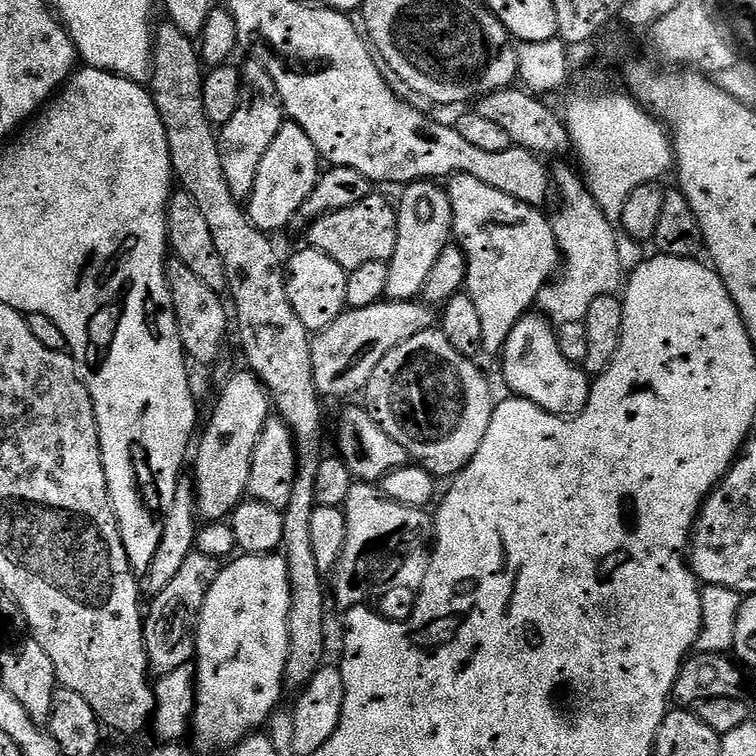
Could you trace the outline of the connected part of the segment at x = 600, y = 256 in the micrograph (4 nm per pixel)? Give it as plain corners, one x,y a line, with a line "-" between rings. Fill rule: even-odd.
558,160
550,170
550,180
553,187
558,190
560,200
560,213
553,215
552,229
554,230
555,240
558,242
562,257
561,274
552,282
544,284
542,290
536,296
537,309
555,325
565,324
566,322
584,321
586,314
589,313
590,303
600,297
615,295
623,285
624,271
620,264
616,247
617,229
605,212
598,206
592,192
589,191
587,183
583,177
568,164
566,160

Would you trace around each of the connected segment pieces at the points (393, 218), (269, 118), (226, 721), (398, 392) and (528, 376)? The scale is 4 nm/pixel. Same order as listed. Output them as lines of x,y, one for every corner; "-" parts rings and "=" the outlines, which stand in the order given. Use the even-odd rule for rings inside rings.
373,194
346,210
327,212
320,219
311,221
309,228
312,229
308,232
307,243
322,254
334,258
338,266
351,270
358,266
366,266
366,262
387,262
392,259
394,246
398,242
398,212
393,205
391,208
379,194
=
259,62
251,63
242,68
238,110
234,110
234,118
230,118
230,122
222,125
218,132
222,174
226,174
226,186
230,186
230,194
234,194
234,198
241,202
247,201
248,195
254,190
262,154
270,150
270,142
274,142
278,130
286,123
284,105
280,102
280,95
270,74
=
240,554
228,563
221,567
214,586
210,586
204,596
200,622
196,626
196,707
192,712
190,736
196,739
196,748
200,752
212,752
215,748
231,749
253,735
259,724
267,725
277,711
276,703
286,684
290,578
284,557
280,554
=
439,330
414,334
410,342
390,350
378,362
362,393
367,412
408,452
420,467
437,478
455,477
478,454
494,407
492,388
475,359
458,354
=
525,314
508,331
504,348
504,380
509,393
521,400
529,400
551,416
576,418
588,404
589,373
579,364
572,364
558,350
557,329
543,315

